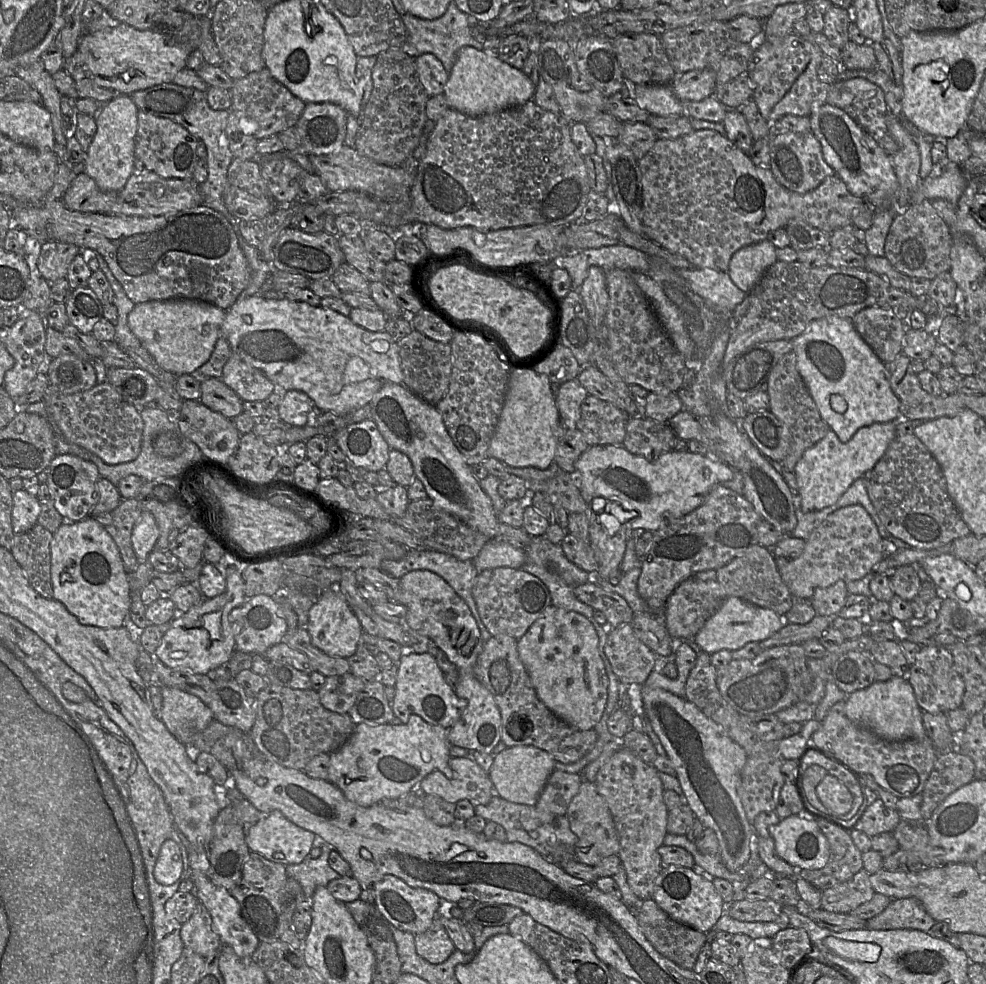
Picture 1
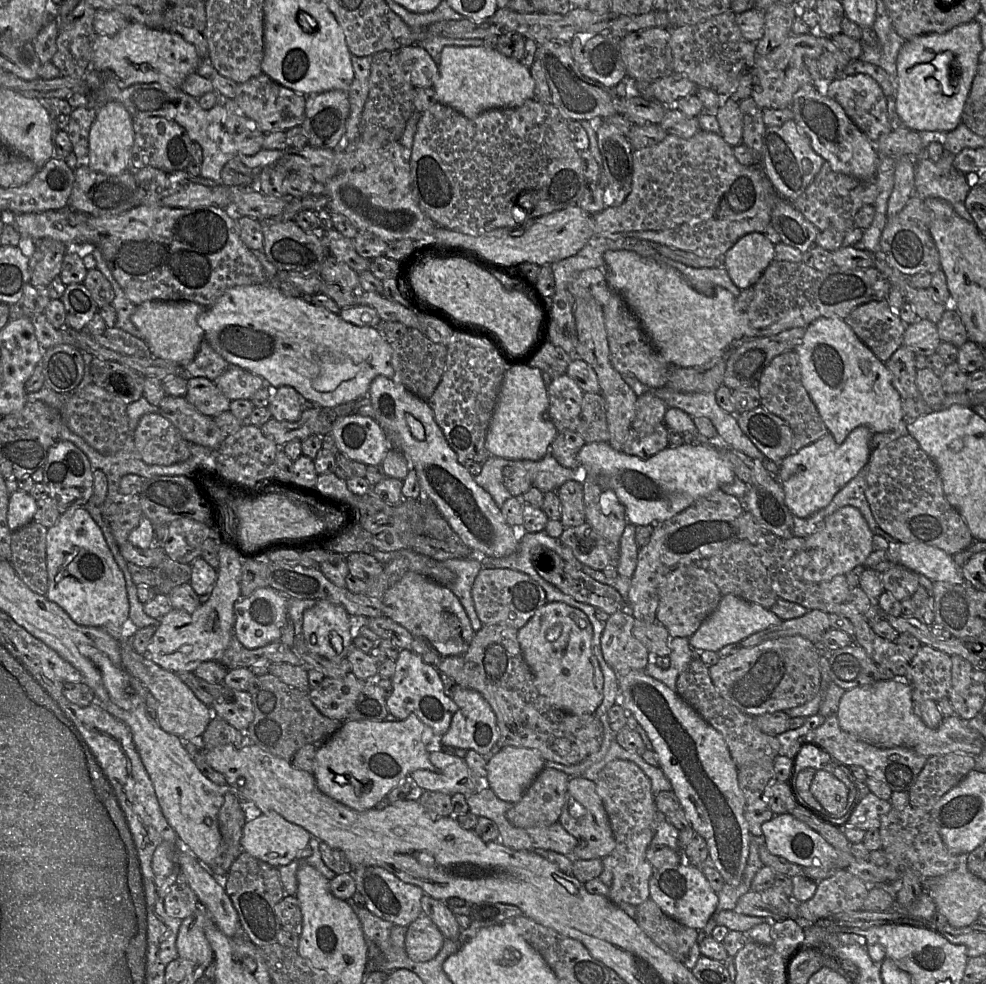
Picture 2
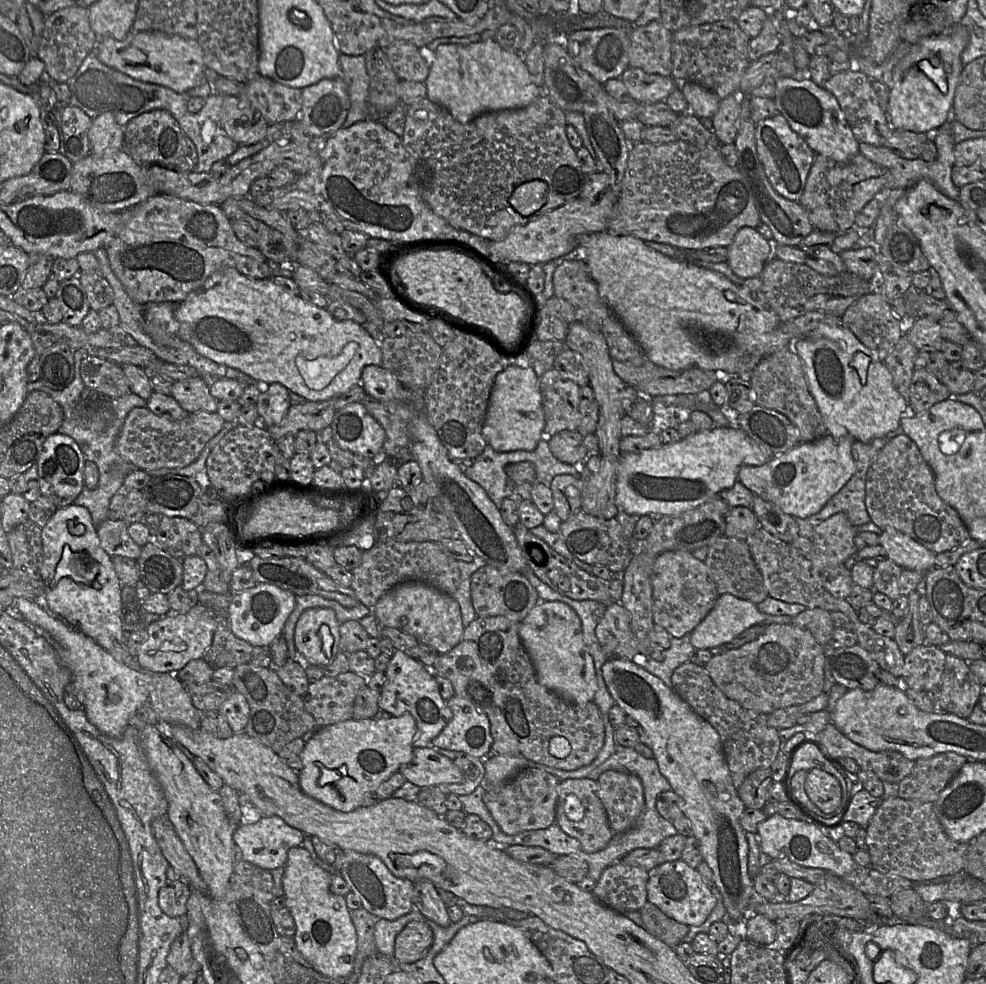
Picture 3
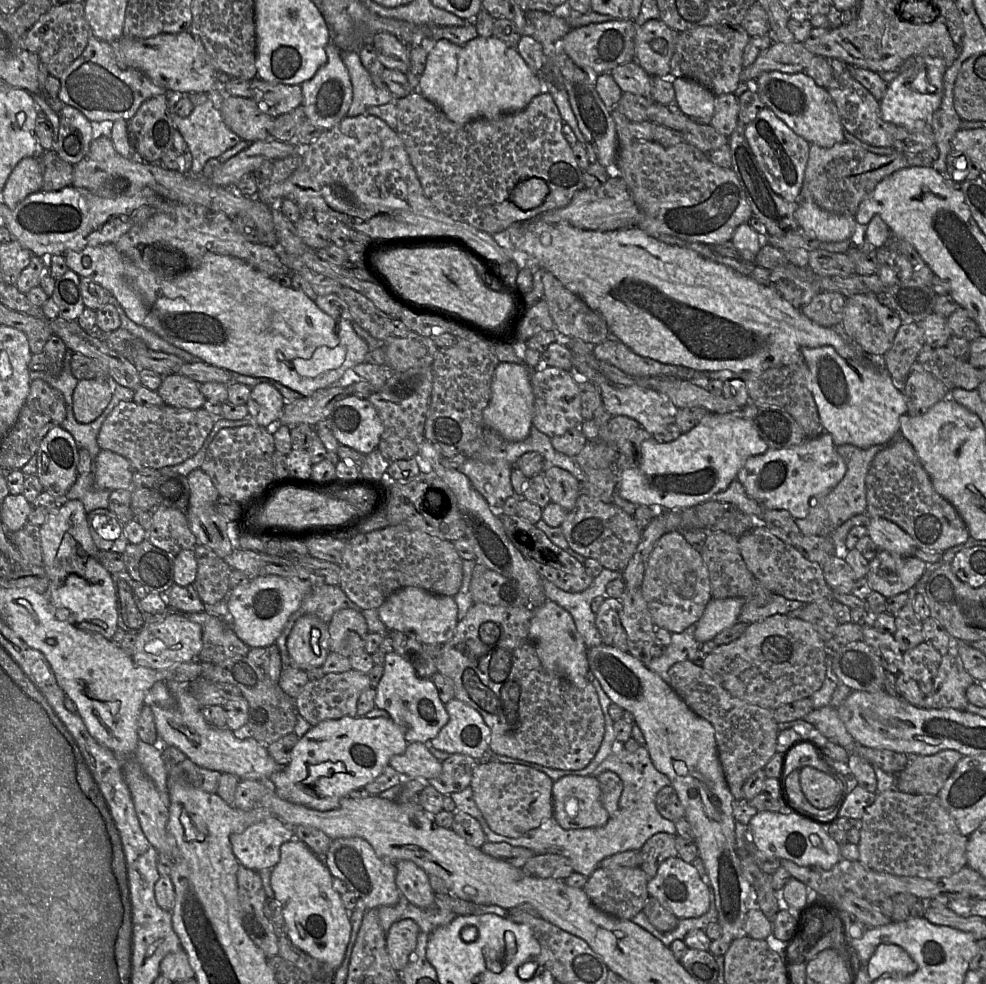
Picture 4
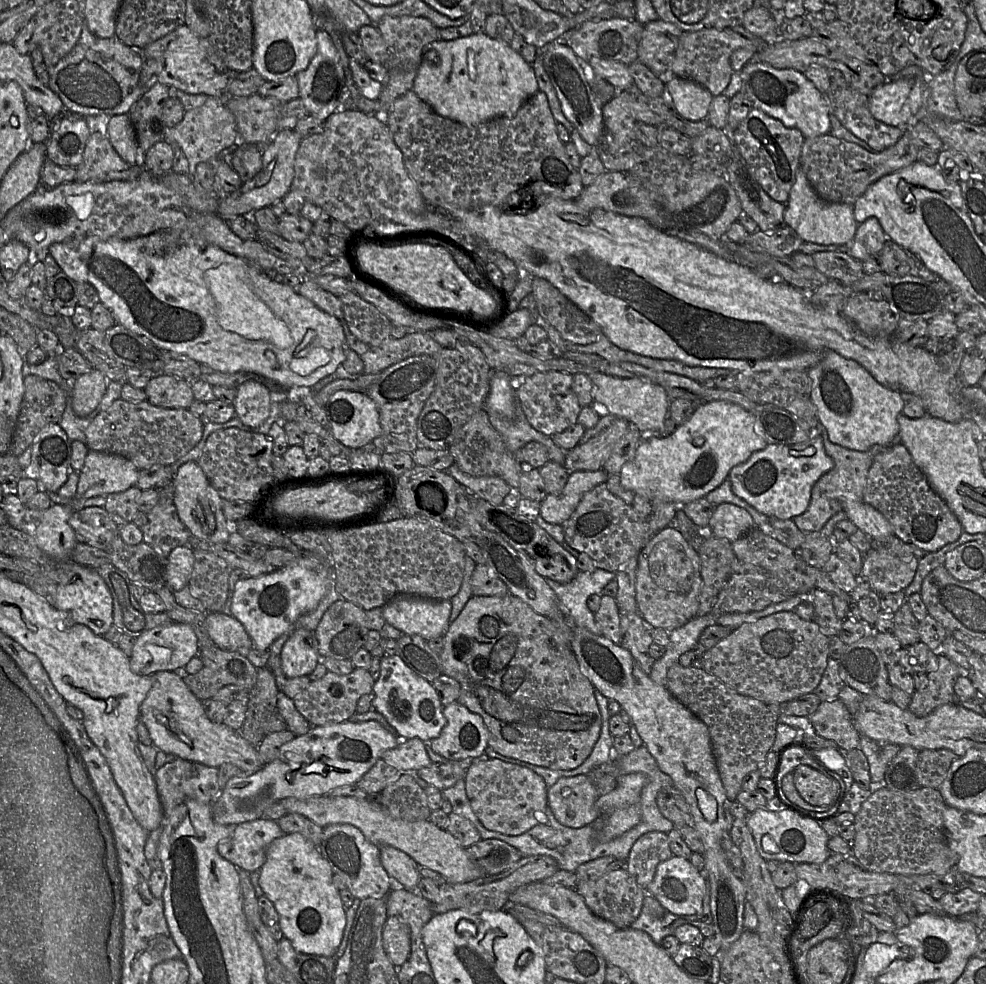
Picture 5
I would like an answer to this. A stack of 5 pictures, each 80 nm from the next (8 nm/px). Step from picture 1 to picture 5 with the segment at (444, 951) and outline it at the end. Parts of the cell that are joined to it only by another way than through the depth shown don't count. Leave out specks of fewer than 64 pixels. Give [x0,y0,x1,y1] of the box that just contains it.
[382,916,411,968]

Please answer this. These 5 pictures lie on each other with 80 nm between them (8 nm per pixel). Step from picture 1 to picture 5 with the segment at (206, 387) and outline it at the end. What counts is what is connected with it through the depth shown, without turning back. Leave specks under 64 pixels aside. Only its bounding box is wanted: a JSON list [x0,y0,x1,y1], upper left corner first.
[144,375,195,409]

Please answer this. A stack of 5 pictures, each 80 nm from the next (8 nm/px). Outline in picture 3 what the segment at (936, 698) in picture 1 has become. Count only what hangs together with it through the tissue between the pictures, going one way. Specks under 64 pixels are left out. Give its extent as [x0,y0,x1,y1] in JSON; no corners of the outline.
[902,643,946,691]

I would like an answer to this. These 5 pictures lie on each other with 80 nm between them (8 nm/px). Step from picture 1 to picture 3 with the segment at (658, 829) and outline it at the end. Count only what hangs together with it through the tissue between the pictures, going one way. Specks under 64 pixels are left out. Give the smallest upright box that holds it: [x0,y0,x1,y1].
[591,770,650,914]

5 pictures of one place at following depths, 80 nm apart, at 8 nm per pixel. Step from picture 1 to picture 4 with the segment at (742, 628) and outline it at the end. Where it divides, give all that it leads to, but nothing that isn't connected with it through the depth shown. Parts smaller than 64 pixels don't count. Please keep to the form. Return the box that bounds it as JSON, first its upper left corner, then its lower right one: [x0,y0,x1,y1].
[696,598,746,644]

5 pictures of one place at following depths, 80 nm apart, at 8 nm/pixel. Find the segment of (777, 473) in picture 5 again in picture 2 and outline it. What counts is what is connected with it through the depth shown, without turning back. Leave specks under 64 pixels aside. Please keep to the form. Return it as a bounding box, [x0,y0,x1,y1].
[778,426,873,517]

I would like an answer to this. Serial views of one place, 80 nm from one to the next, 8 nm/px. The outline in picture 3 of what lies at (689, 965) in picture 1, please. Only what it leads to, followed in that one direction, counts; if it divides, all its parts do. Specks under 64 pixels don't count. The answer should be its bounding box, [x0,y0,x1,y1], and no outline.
[639,901,689,948]

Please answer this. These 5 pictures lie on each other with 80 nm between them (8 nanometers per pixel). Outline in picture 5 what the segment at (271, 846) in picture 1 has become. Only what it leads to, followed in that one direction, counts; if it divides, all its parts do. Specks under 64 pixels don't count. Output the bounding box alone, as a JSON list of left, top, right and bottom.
[217,818,283,873]

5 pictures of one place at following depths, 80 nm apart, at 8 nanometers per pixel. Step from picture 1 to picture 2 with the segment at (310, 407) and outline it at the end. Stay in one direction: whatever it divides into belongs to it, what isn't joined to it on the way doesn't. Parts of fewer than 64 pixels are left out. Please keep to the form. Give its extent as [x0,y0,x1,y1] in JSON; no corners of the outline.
[268,386,312,421]

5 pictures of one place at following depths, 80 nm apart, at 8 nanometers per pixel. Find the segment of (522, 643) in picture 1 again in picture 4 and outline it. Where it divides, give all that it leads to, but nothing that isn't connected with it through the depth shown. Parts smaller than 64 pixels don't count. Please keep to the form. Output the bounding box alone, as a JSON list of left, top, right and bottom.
[529,601,589,688]

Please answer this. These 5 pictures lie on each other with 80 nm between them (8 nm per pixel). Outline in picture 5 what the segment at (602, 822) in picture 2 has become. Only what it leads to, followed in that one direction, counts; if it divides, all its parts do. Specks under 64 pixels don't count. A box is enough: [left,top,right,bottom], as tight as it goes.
[548,775,603,828]

